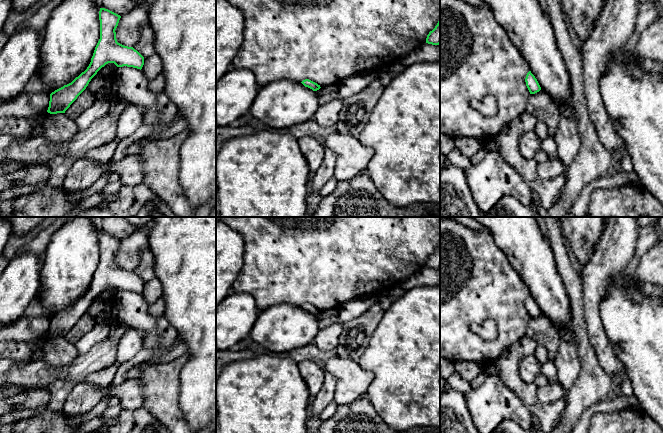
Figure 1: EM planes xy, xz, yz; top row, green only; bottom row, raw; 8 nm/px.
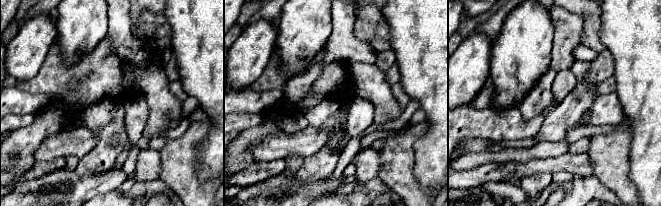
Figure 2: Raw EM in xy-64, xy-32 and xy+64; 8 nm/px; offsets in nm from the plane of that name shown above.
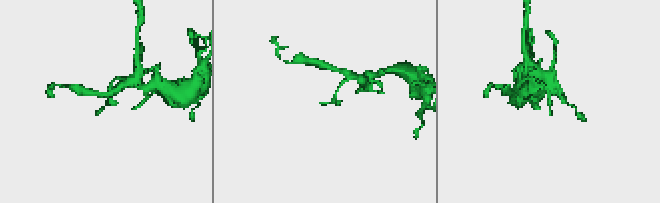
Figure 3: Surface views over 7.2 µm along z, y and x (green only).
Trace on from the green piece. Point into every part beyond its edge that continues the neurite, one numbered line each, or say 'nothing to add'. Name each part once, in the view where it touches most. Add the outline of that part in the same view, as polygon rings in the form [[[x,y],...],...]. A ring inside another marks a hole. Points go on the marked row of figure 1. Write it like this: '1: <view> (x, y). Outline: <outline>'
nothing to add

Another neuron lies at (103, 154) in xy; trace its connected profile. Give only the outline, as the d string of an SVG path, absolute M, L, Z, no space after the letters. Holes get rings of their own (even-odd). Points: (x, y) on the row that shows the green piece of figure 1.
M113 140L106 145L89 150L83 159L107 163L111 161L118 143Z

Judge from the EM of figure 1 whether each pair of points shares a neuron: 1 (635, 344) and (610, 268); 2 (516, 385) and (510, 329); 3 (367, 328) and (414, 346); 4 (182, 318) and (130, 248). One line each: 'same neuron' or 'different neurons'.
1: different neurons
2: different neurons
3: different neurons
4: different neurons

